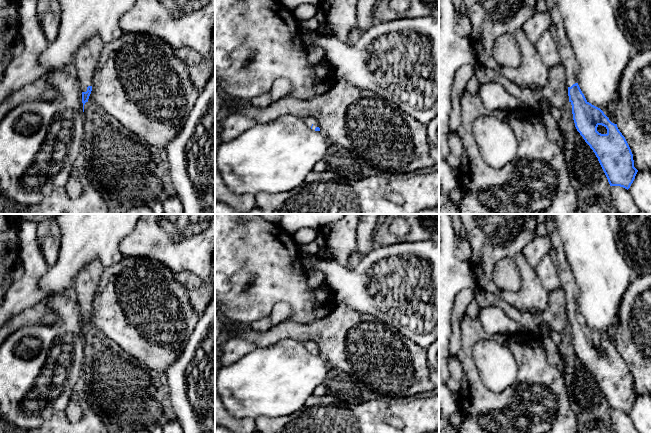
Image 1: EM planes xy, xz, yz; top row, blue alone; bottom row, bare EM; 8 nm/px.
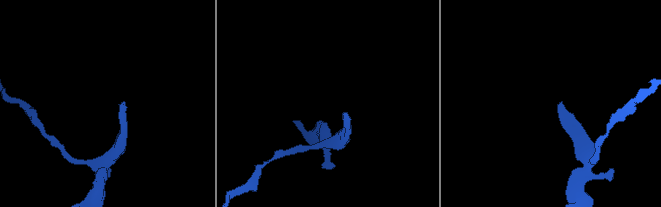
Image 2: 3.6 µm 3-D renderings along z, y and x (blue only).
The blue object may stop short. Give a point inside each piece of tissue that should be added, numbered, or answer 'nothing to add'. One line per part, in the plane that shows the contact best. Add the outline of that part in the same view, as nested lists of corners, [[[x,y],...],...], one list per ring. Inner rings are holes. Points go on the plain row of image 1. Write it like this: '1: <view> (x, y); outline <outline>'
1: xy (86, 282); outline [[[95,260],[84,267],[75,279],[75,293],[80,305],[82,316],[87,315],[88,310],[92,310],[92,302],[96,288],[100,282],[104,267]]]

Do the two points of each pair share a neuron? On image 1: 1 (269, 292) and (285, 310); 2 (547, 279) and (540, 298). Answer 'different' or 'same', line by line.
1: different
2: different

